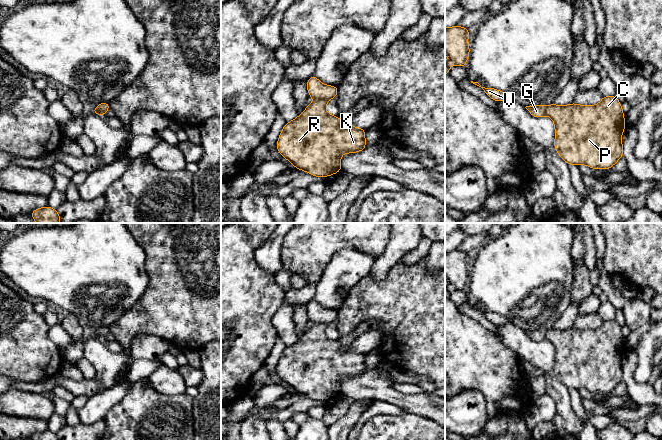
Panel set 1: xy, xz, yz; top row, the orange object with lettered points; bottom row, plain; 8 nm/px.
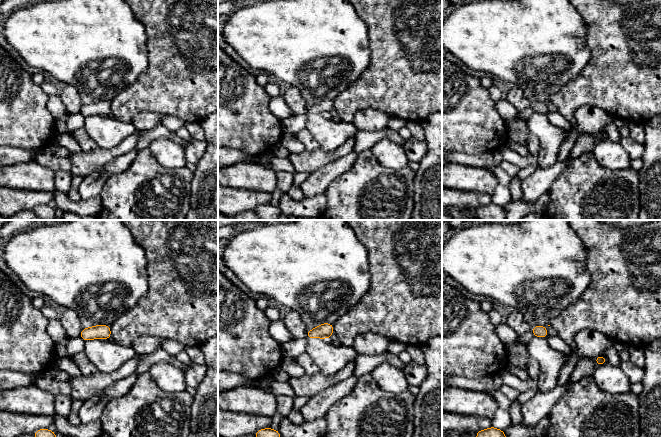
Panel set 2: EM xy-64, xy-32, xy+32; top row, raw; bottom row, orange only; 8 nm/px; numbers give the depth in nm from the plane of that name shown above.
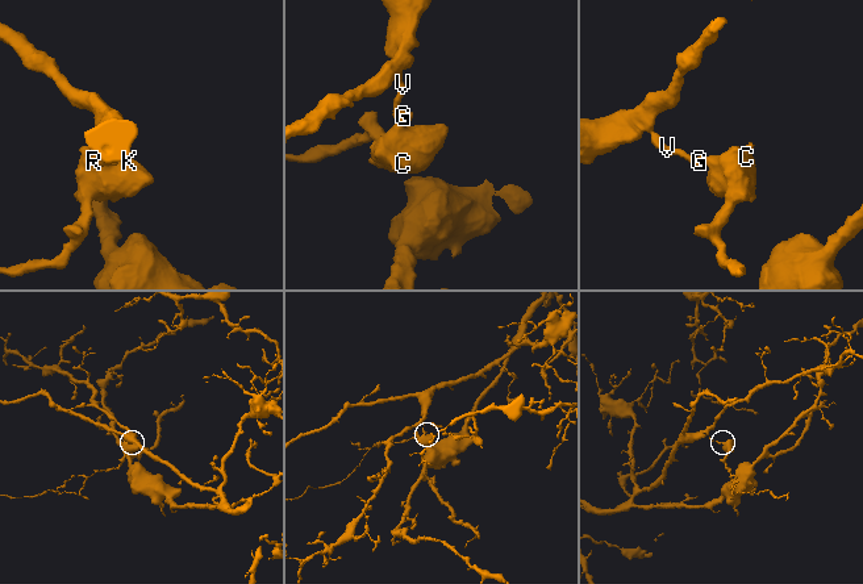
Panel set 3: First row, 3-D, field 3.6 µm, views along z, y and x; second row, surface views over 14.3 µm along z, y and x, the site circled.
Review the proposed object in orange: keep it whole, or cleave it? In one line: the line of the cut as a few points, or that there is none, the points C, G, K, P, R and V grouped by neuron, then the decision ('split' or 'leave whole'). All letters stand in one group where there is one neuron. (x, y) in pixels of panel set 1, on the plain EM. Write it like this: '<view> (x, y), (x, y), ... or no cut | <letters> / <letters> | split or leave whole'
xz (315, 323), (323, 323), (326, 326) | C K P R / G V | split

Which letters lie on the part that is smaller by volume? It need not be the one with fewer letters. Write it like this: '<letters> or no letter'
C, K, P, R

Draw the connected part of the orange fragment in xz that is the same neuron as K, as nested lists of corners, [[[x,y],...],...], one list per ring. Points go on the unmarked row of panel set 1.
[[[314,324],[301,339],[287,346],[277,365],[278,376],[300,393],[317,401],[327,401],[341,395],[340,380],[343,377],[355,377],[366,372],[367,353],[352,351],[350,345],[342,345],[338,340],[326,336],[326,325]]]

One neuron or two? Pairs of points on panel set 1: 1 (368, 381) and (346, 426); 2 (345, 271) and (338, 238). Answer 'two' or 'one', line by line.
1: two
2: two

